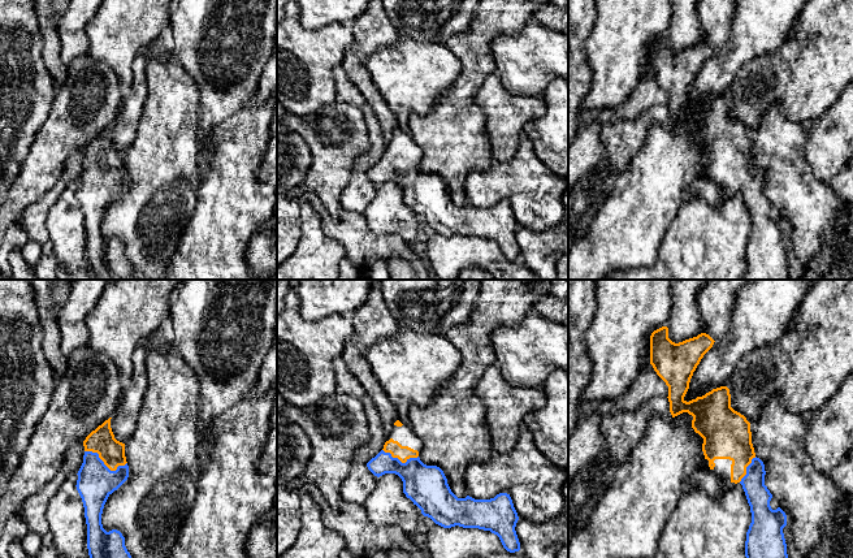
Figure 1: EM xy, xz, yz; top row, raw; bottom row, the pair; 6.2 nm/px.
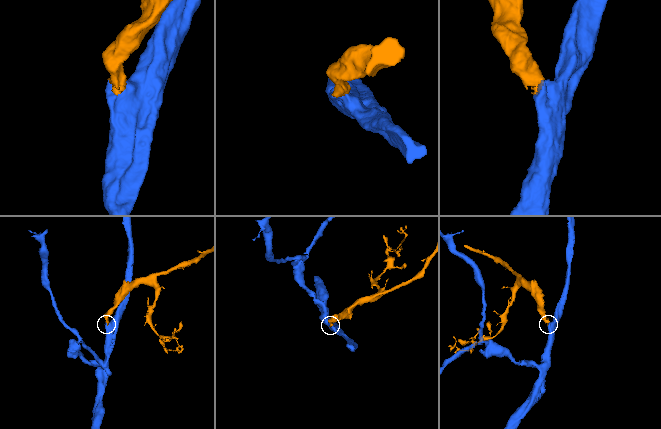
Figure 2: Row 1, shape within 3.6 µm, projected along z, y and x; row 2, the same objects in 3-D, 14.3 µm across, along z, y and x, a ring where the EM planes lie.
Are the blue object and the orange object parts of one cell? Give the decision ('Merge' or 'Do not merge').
Merge

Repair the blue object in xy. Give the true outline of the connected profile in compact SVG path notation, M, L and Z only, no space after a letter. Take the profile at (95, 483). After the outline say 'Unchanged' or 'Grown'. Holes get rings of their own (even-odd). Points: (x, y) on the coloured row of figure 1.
M111 419L83 441L83 463L77 473L75 486L85 507L90 558L131 558L122 533L117 529L107 532L101 524L108 497L129 477L125 444L114 438Z. Grown

